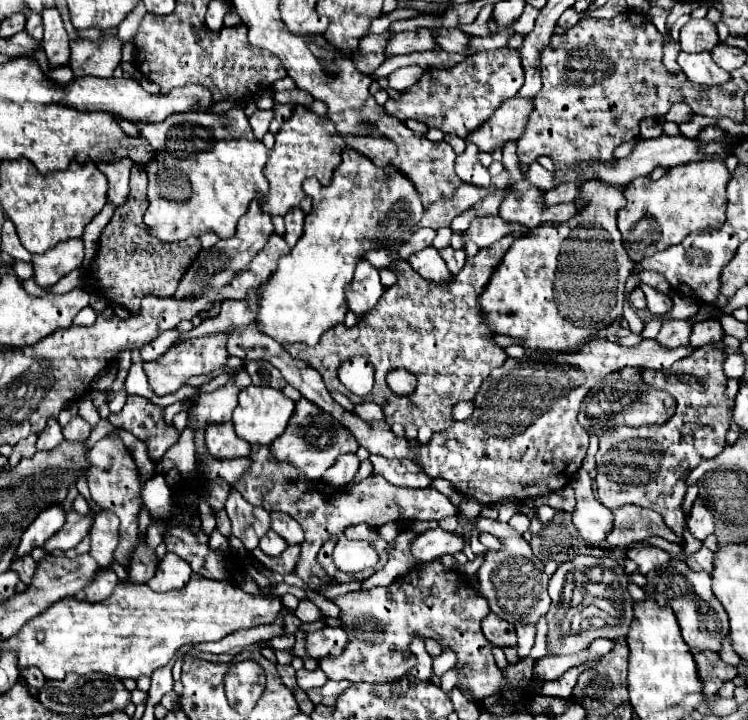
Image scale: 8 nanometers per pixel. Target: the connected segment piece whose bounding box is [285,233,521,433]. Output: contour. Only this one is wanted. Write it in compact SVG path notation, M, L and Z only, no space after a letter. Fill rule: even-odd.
M521 233L505 235L495 245L491 245L487 249L479 249L479 253L475 257L467 257L465 267L457 275L453 275L453 279L449 283L431 283L431 281L423 279L419 273L415 273L407 265L407 261L397 261L397 265L395 265L397 283L393 287L385 289L383 297L373 307L373 311L359 317L357 325L353 325L353 327L337 325L335 329L331 329L331 333L325 333L315 347L309 347L303 343L293 343L293 345L285 343L285 349L289 351L291 357L297 357L297 359L305 361L309 367L317 369L329 391L339 391L339 393L347 395L353 403L363 403L367 397L357 397L357 395L349 393L341 385L337 371L345 359L363 355L375 367L375 387L373 387L371 399L377 405L381 405L389 425L393 425L393 423L401 423L401 425L413 423L417 427L427 425L435 433L451 429L455 425L455 419L451 415L453 405L459 401L475 399L475 393L479 391L481 383L487 379L491 369L501 367L507 359L505 351L493 343L493 337L491 337L493 333L487 333L487 325L483 325L483 321L479 321L479 309L475 309L475 297L479 295L479 289L483 289L483 285L487 285L487 277L491 277L495 265L499 265L499 259L503 259L503 253L507 253L507 249L513 245L513 241L517 241L517 237L521 237ZM397 367L403 367L417 377L417 387L411 395L397 395L387 387L385 379L387 379L389 371L393 371Z

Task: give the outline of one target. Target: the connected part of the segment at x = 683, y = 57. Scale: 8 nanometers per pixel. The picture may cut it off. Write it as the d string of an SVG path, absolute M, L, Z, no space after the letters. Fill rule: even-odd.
M681 51L677 57L677 63L679 63L681 71L685 73L685 77L695 85L701 85L701 83L703 85L721 85L721 83L727 83L731 77L727 71L719 69L711 61L709 53L689 55L689 53Z

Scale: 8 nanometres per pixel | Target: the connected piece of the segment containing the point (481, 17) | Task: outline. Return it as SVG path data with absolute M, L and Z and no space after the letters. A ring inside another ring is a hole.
M485 5L473 23L459 25L458 28L472 34L472 36L484 37L492 35L488 28L488 21L491 17L492 10L493 5Z

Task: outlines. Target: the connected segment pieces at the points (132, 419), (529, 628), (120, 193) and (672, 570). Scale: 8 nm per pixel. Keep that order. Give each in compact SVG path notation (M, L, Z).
M129 395L125 407L117 415L111 415L109 421L111 425L123 427L141 439L147 445L147 453L153 463L159 463L163 453L179 439L175 425L167 425L163 407L141 395Z
M519 623L519 625L515 627L515 631L517 631L517 637L519 637L517 653L519 653L519 657L527 657L529 651L531 651L531 647L533 647L533 643L535 643L535 633L537 633L537 629L535 629L535 625Z
M133 161L125 163L97 163L99 171L109 179L109 191L107 191L107 199L119 207L125 203L125 197L129 193L129 173L133 167Z
M671 559L661 569L653 569L645 575L647 585L643 587L647 597L655 599L661 607L671 607L685 643L691 649L719 651L721 641L727 637L727 613L711 591L711 575L705 571L693 571L685 561Z

